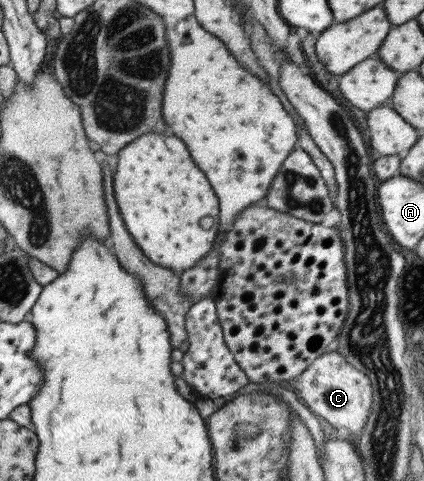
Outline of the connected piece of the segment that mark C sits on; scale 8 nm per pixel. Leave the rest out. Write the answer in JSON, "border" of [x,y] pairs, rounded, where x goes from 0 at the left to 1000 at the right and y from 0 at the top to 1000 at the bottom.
{"border":[[[792,730],[750,740],[712,778],[679,794],[679,809],[705,819],[729,854],[750,867],[771,892],[795,892],[828,913],[849,904],[875,857],[873,790],[851,771],[825,761]]]}

